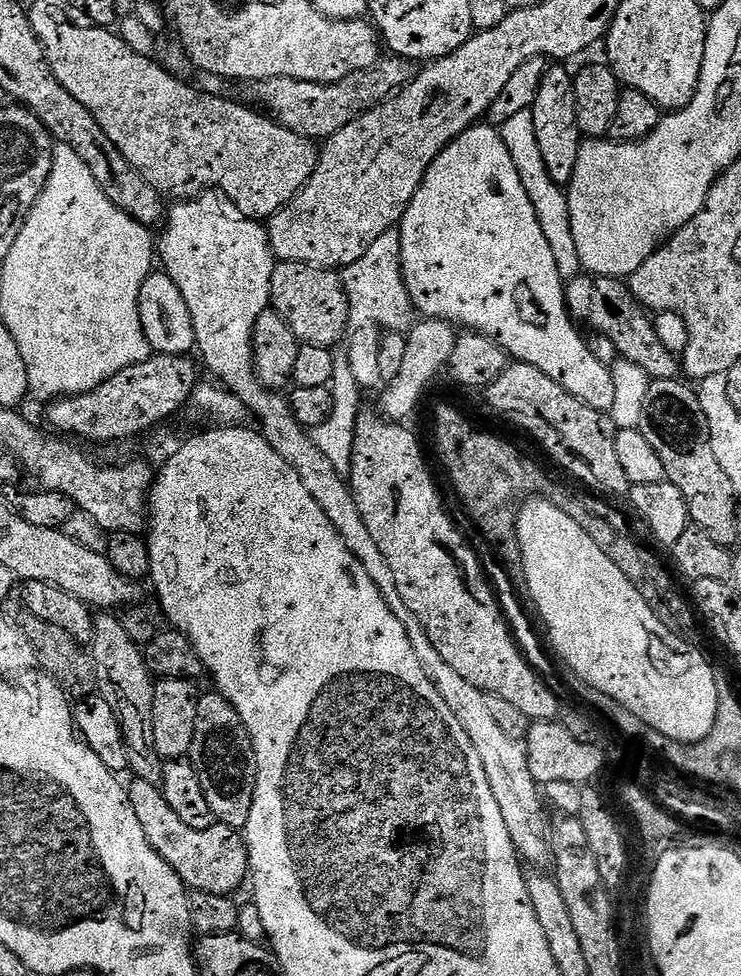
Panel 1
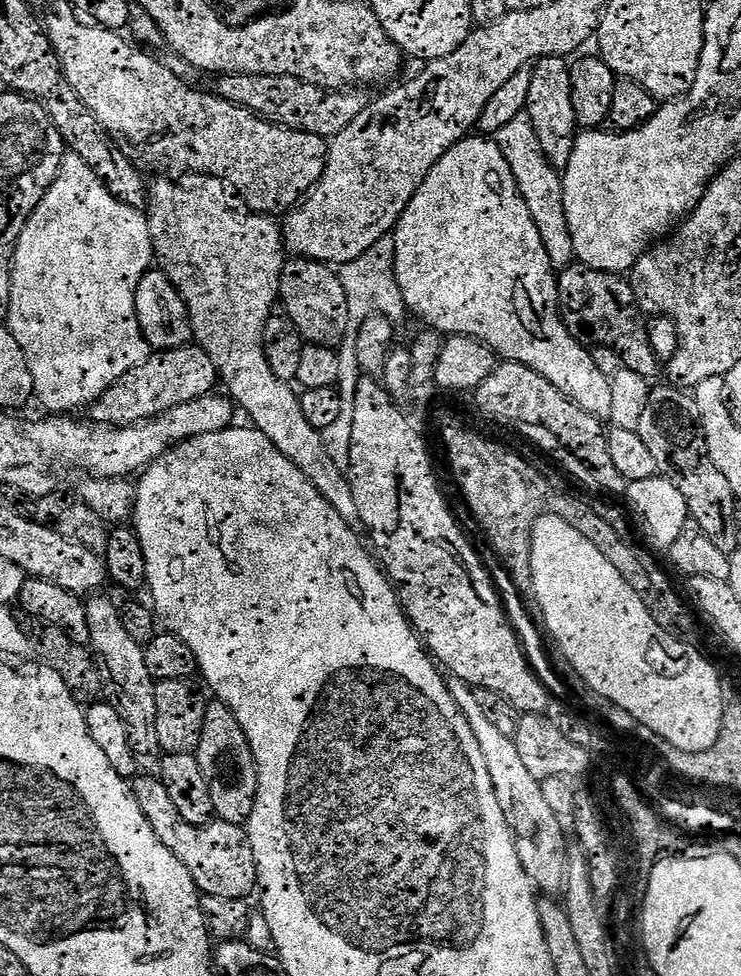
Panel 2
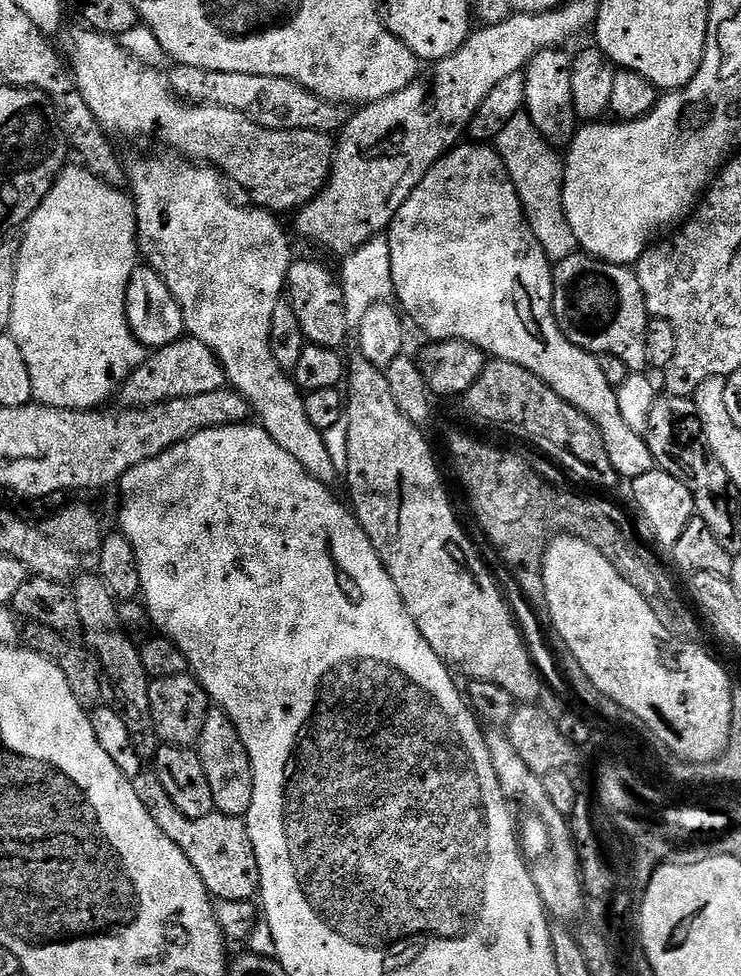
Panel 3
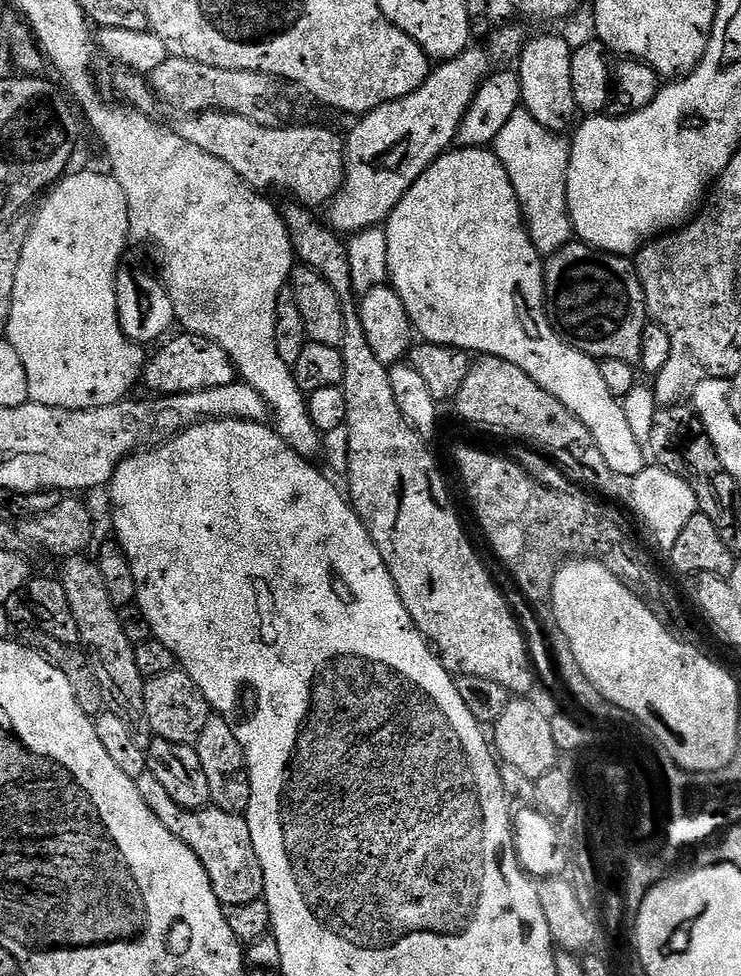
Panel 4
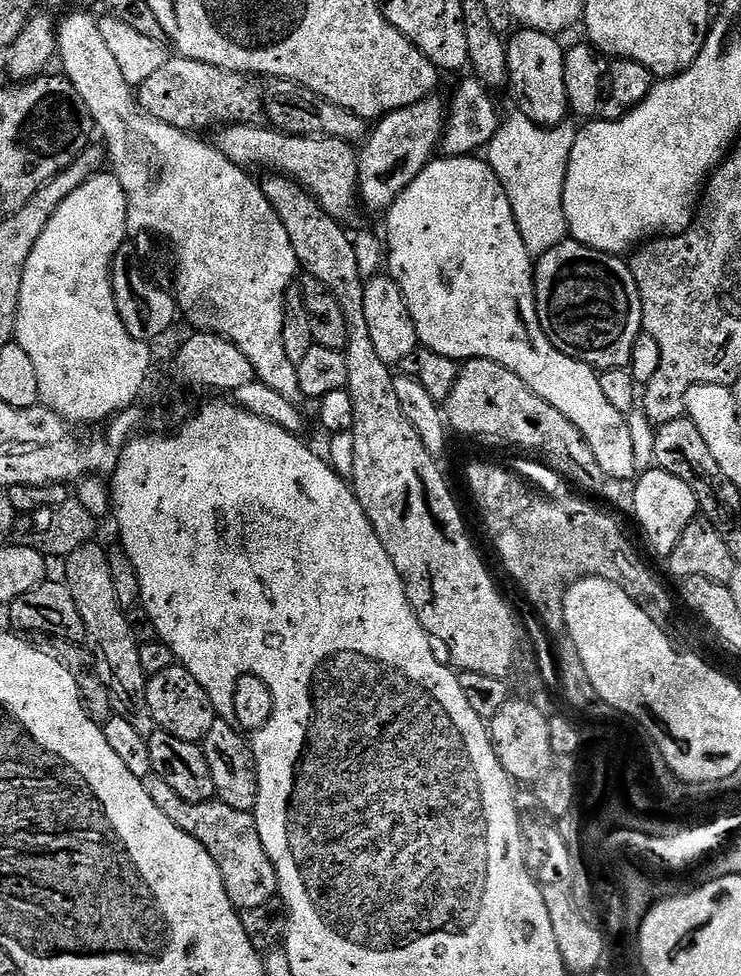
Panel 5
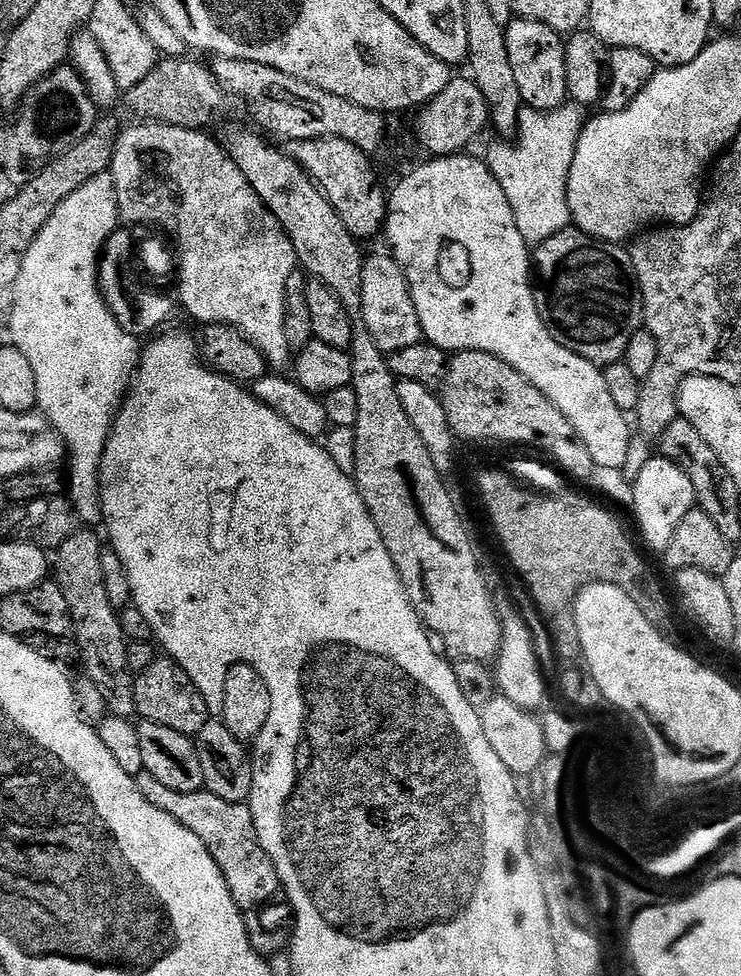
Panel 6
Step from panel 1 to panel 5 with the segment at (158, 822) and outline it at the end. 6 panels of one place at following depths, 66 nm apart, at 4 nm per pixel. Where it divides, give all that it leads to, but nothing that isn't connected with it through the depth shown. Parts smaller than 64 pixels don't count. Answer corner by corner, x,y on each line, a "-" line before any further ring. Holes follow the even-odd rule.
154,774
143,777
143,781
146,794
150,794
154,806
158,806
158,810
162,810
162,814
166,814
170,822
177,824
183,832
202,842
210,858
214,858
222,874
226,894
237,909
267,905
268,899
277,895
276,871
260,841
256,818
252,812
231,808
216,798
192,804
174,794
174,790
170,790
170,786
166,786
166,782

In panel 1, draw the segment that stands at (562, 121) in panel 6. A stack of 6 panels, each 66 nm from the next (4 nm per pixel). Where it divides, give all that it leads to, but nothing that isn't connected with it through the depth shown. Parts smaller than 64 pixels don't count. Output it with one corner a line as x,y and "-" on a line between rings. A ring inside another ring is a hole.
531,111
510,118
510,122
499,129
499,134
504,139
506,150
510,150
510,158
514,158
514,170
518,170
518,178
534,206
534,214
542,226
542,234
546,236
546,242
550,242
550,251
554,254
560,279
565,282
573,280
575,276
581,275
582,269
580,259
576,257
572,228
568,225
568,198
565,189
552,179
546,170
546,164
542,162

